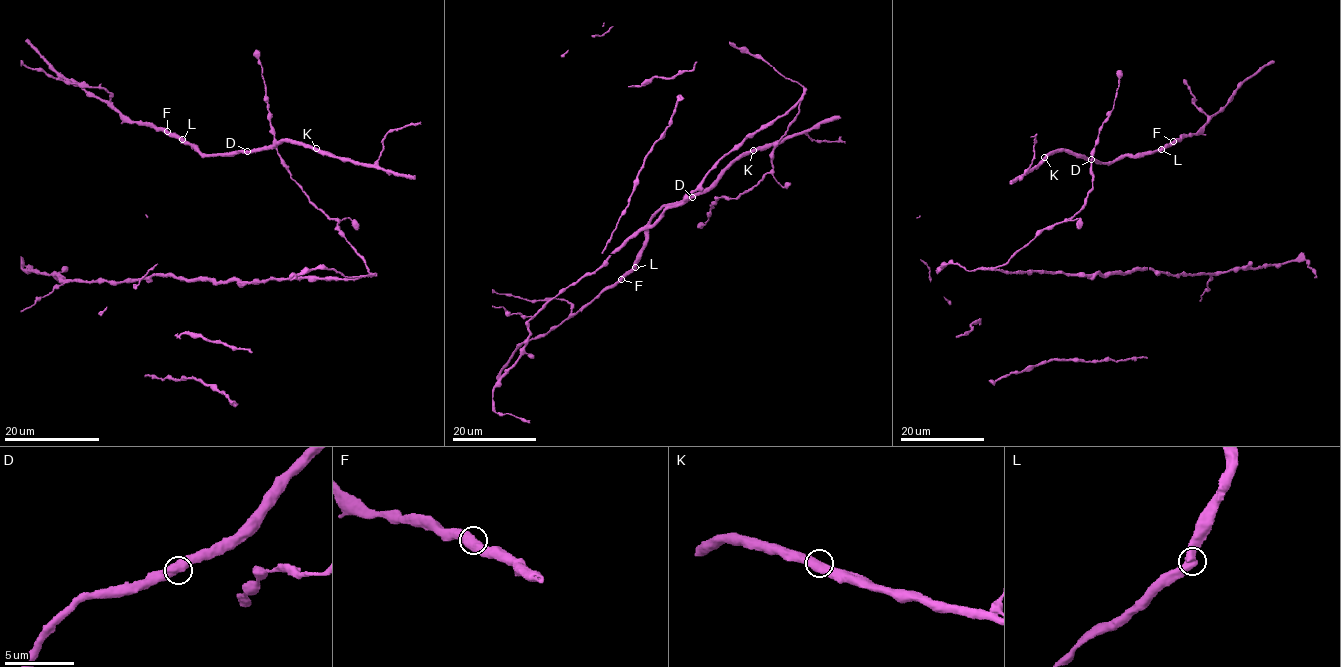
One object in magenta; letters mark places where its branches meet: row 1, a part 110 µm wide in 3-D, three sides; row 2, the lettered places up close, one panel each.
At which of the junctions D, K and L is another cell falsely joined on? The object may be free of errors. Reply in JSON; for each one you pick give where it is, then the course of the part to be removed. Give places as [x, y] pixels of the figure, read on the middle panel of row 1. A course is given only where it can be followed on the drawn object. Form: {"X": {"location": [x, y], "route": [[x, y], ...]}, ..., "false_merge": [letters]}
{"false_merge": []}

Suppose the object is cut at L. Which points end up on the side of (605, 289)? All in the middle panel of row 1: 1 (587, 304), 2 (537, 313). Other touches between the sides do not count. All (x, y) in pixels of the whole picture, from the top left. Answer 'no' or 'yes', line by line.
1: yes
2: no

